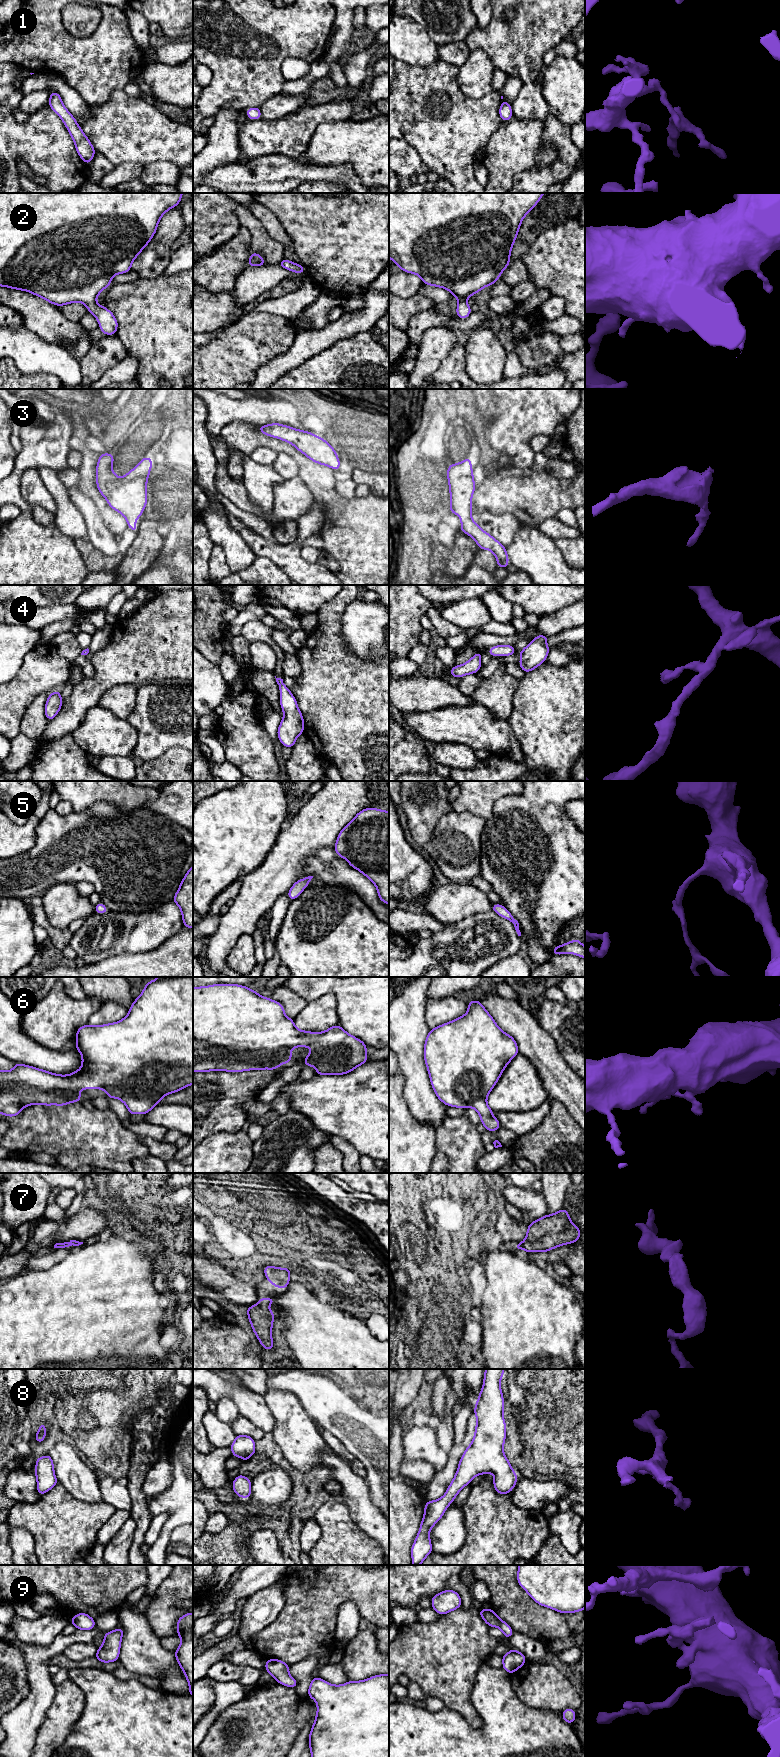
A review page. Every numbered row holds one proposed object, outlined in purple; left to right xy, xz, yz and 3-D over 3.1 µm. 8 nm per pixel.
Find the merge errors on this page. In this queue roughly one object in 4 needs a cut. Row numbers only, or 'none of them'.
none of them

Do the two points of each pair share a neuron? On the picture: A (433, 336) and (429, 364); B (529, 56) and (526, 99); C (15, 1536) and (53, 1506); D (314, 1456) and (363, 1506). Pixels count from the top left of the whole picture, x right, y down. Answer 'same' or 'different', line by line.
A: same
B: different
C: different
D: same

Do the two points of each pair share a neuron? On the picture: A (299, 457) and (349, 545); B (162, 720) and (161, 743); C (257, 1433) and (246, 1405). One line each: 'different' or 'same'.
A: same
B: same
C: different

